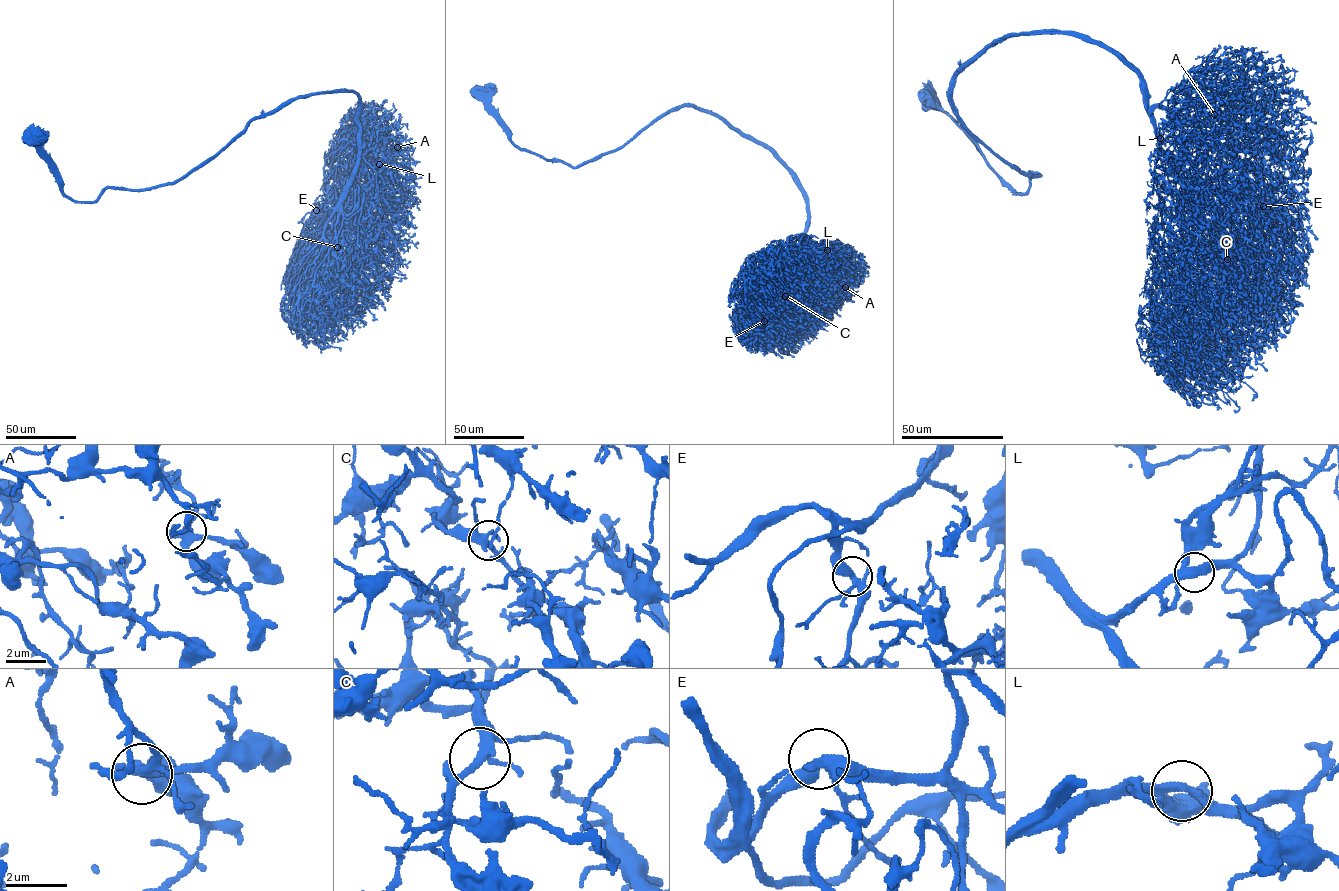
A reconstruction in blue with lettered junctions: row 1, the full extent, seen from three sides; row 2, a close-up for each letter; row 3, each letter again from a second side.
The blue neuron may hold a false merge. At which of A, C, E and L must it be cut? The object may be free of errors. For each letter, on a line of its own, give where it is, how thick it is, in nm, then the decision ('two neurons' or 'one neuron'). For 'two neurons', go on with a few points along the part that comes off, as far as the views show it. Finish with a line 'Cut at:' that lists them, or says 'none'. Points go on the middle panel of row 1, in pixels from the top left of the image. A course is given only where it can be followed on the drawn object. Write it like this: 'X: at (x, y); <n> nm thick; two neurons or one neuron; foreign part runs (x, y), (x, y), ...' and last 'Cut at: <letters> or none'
A: at (845, 287); 320 nm thick; one neuron
C: at (785, 296); 320 nm thick; one neuron
E: at (764, 321); 320 nm thick; one neuron
L: at (827, 250); 280 nm thick; one neuron
Cut at: none

